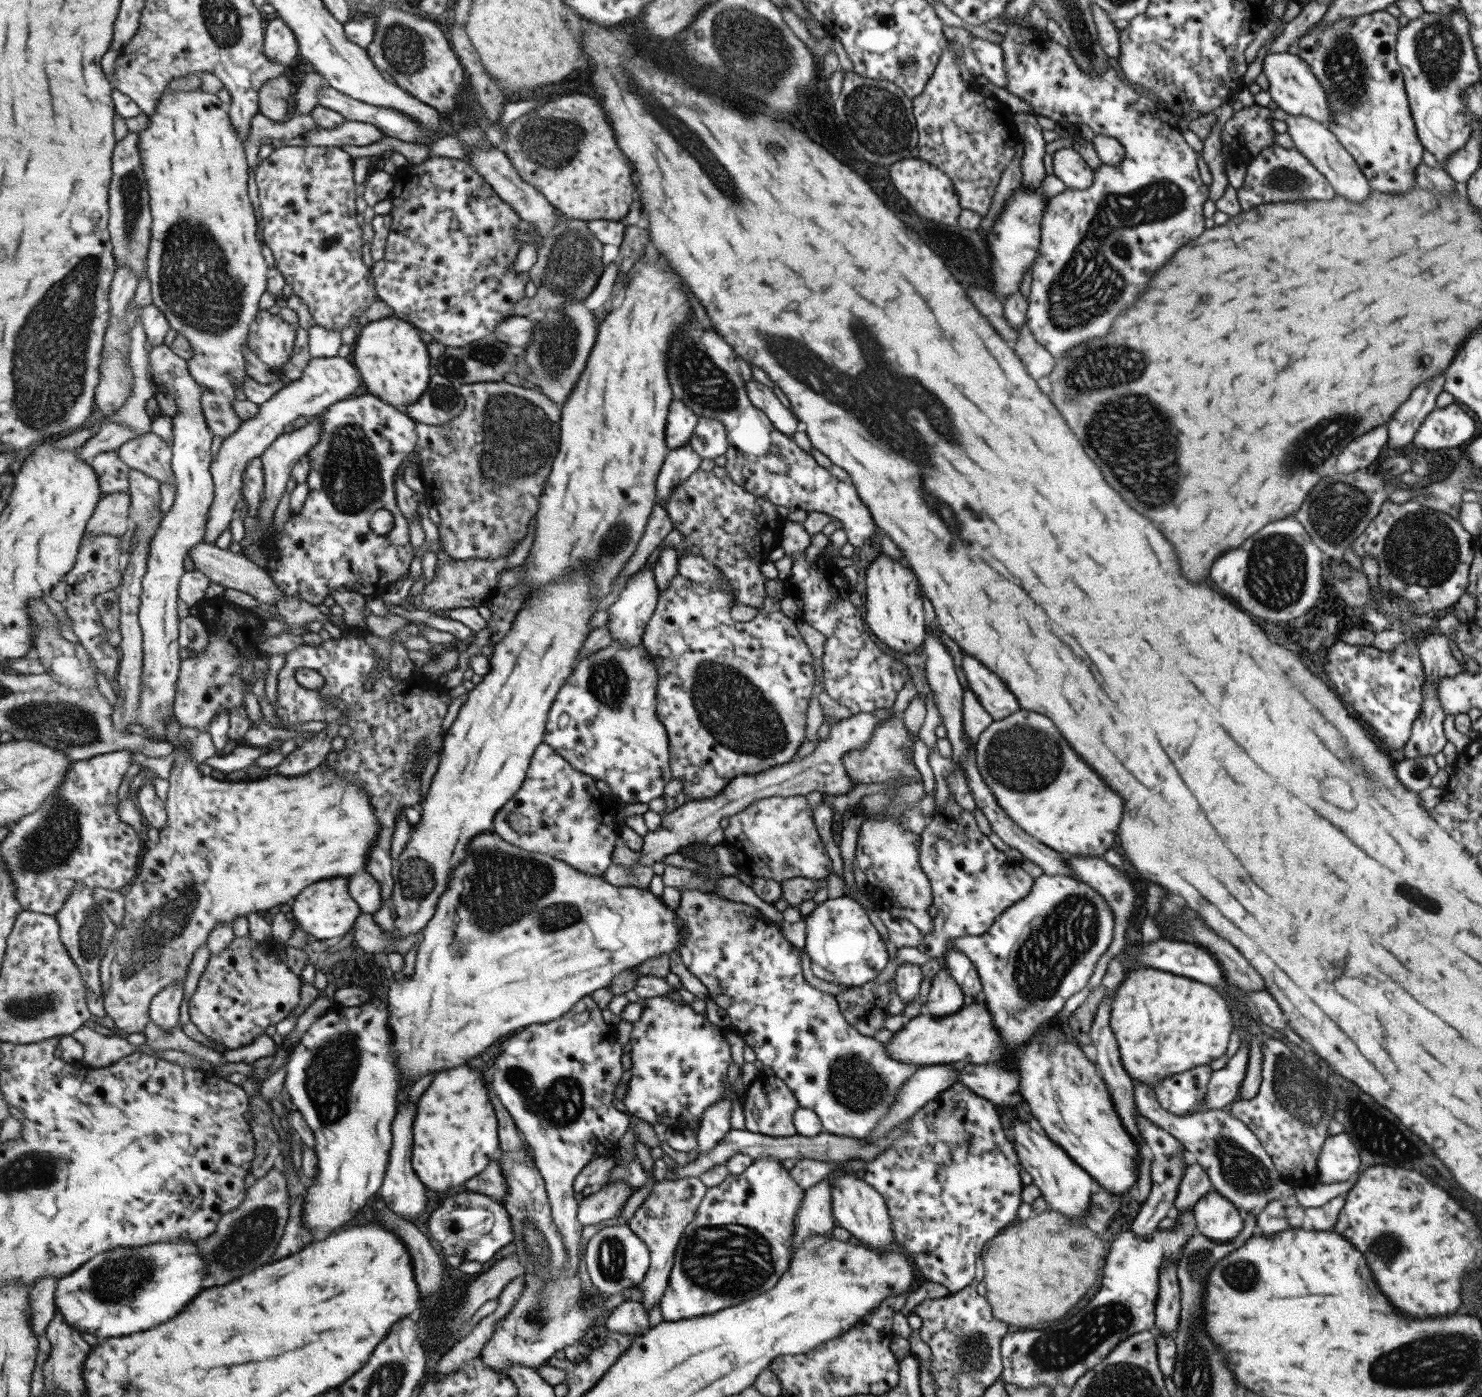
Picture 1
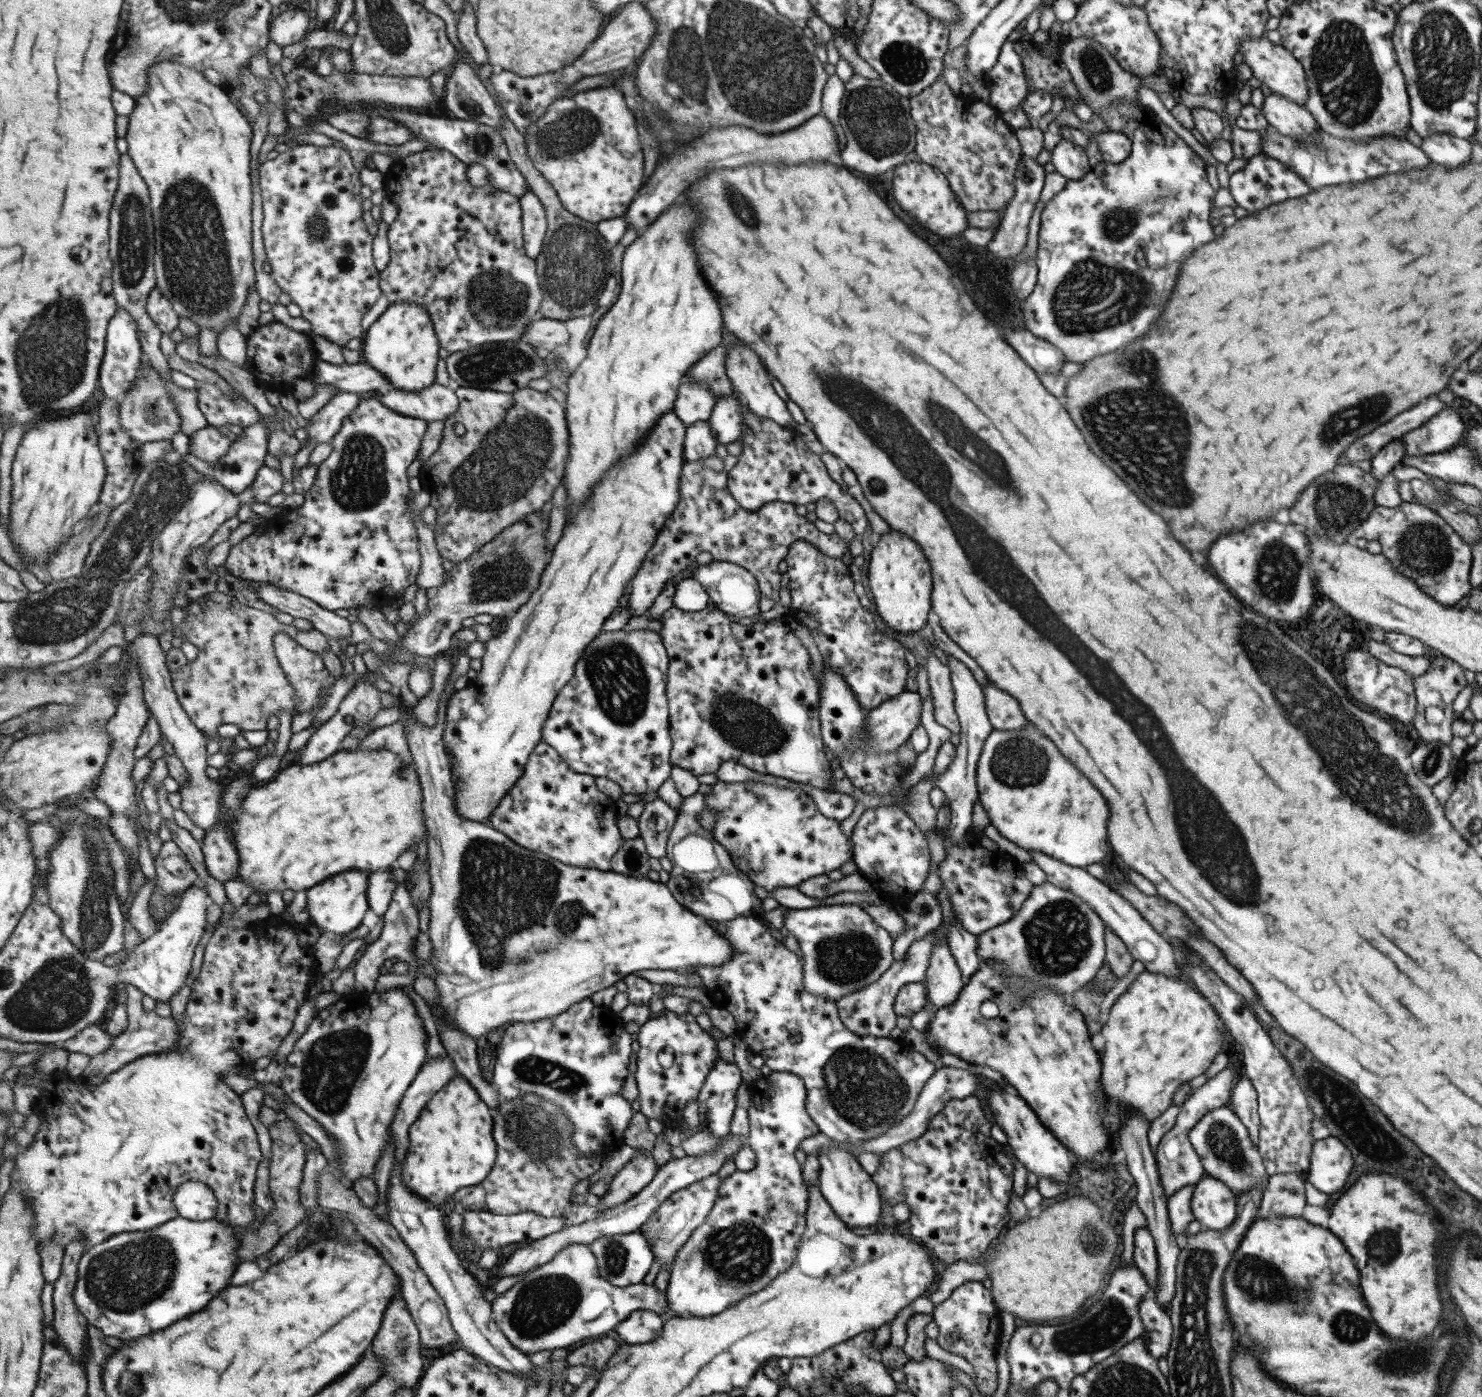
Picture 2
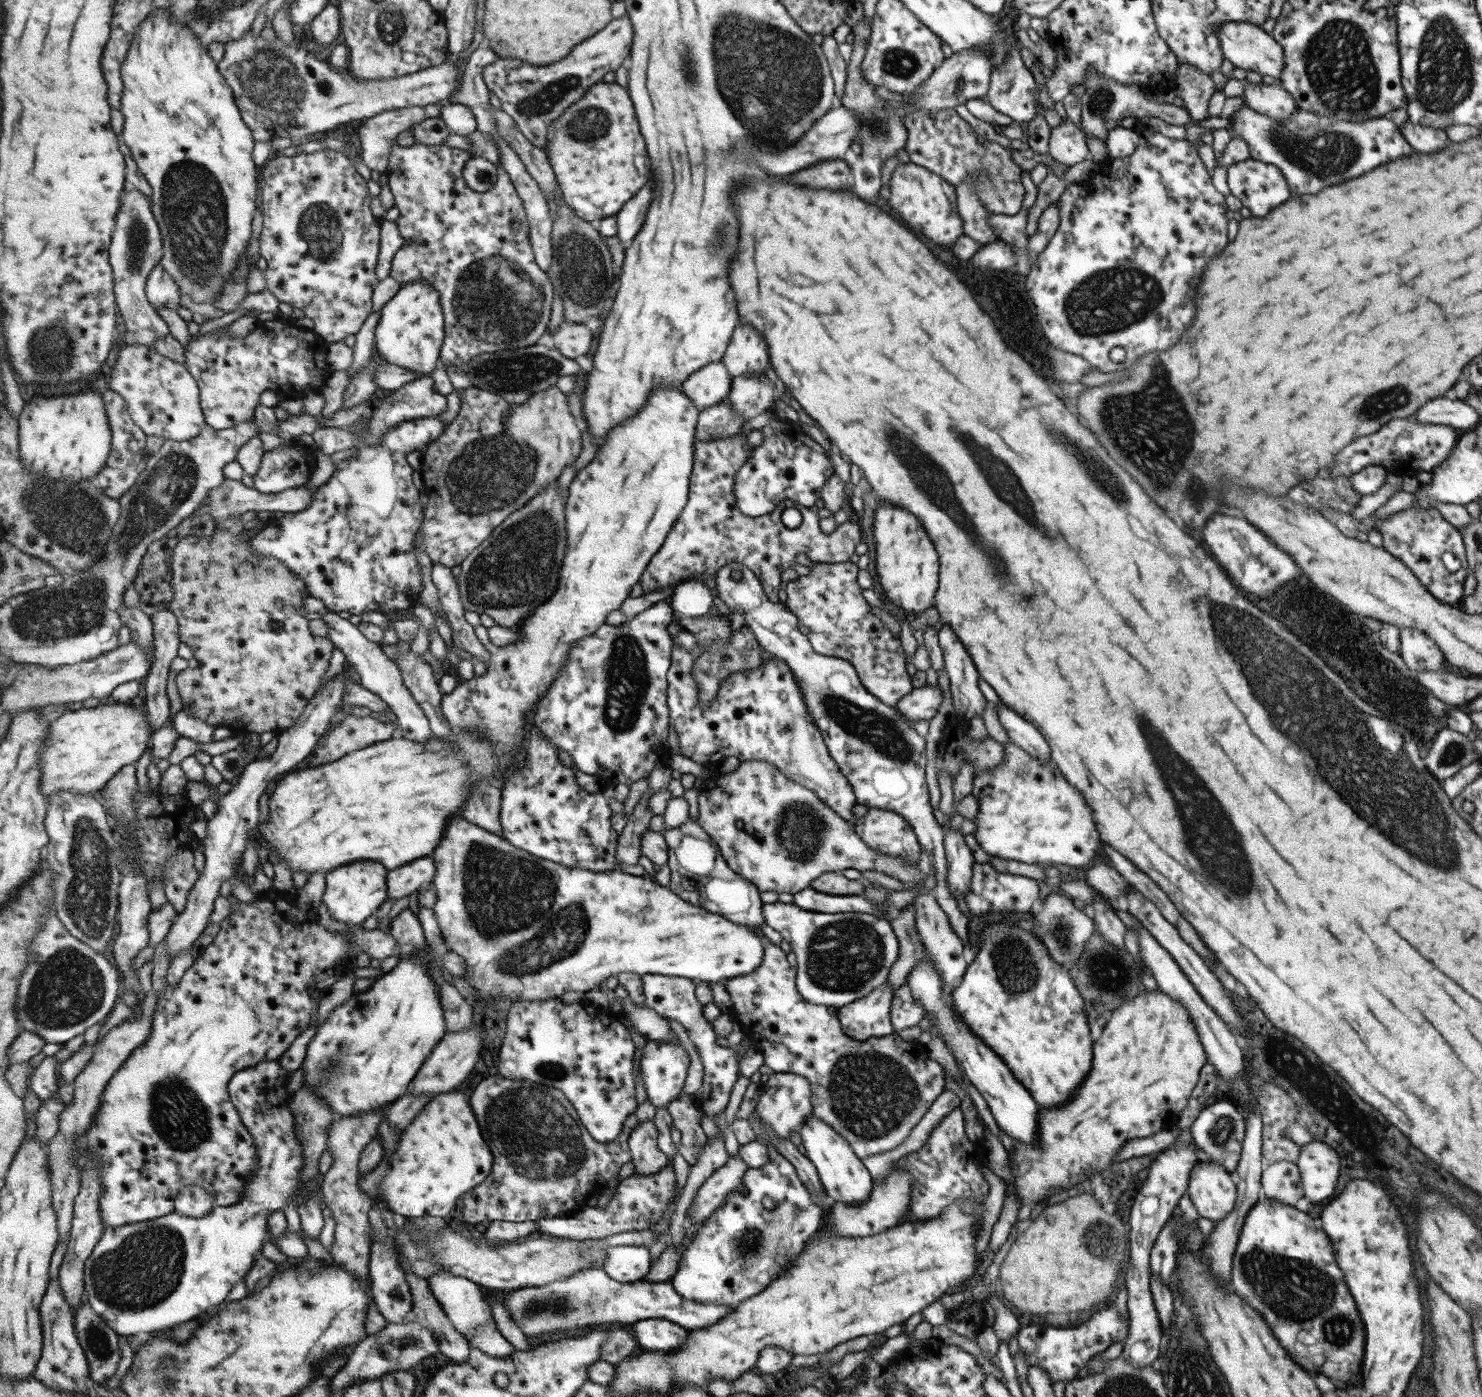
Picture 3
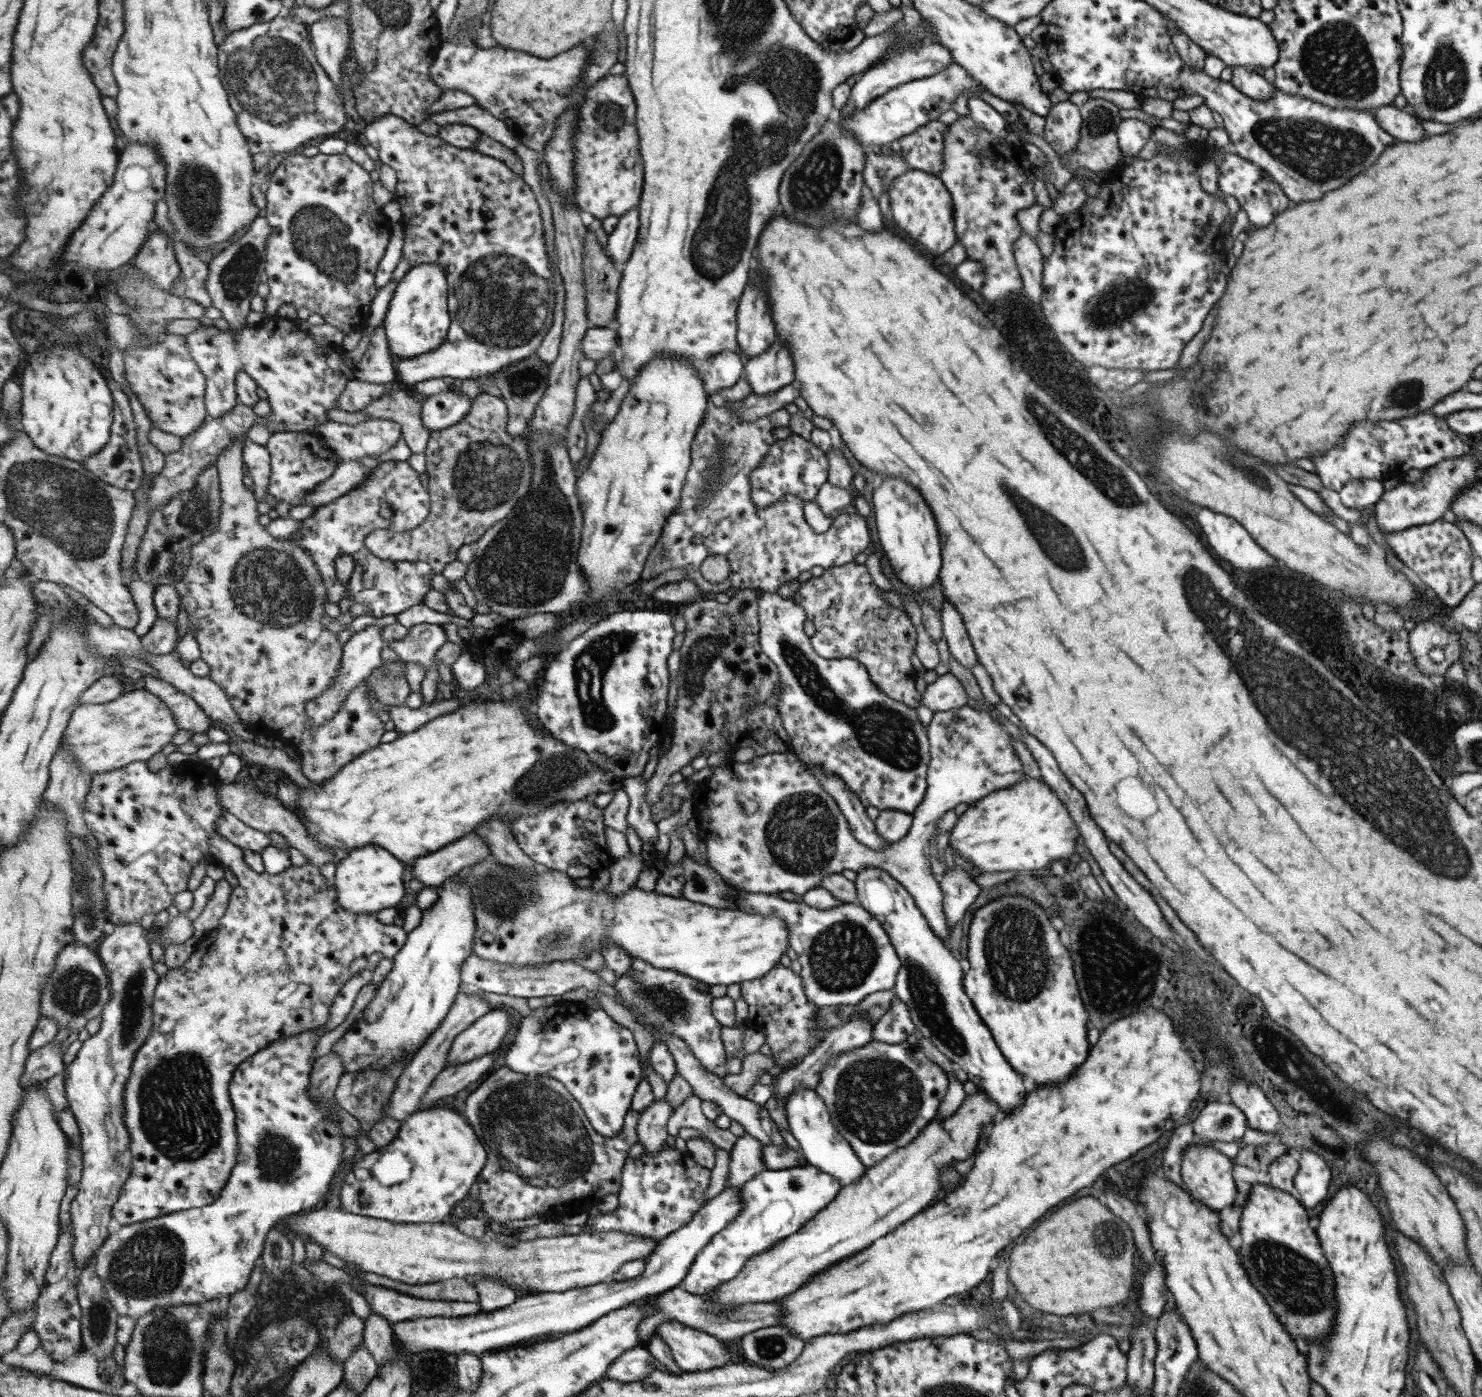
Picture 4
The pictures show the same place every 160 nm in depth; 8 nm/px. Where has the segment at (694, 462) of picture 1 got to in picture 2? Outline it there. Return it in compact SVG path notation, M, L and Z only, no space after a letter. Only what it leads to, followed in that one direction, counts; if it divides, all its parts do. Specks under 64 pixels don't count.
M706 420L697 421L693 426L686 427L682 442L682 457L685 462L699 460L714 454L716 440L708 429Z

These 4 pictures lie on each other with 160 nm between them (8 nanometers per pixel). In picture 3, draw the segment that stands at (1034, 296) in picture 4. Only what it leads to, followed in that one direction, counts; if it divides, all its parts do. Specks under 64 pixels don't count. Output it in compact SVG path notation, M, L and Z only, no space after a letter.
M1027 188L1027 196L1023 202L1023 208L1016 212L1013 216L1005 216L991 213L988 218L988 225L996 234L997 238L1005 241L1012 246L1013 256L1015 256L1015 266L1017 267L1017 274L1019 278L1025 278L1029 269L1032 267L1027 259L1027 239L1028 235L1025 233L1025 212L1028 212L1027 206L1032 206L1035 200L1035 190Z

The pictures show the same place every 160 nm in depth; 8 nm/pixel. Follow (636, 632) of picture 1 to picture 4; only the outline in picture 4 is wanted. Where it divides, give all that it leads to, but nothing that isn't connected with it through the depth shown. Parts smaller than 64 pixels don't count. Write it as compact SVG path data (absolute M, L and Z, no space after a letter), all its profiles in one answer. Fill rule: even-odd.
M742 373L733 386L722 388L707 397L707 408L690 445L690 465L684 478L679 504L667 517L660 540L648 557L643 580L651 580L671 568L682 568L684 579L696 584L703 592L723 593L733 586L736 589L759 589L775 593L781 584L797 578L801 572L811 570L813 566L821 566L823 569L841 566L853 561L853 556L858 552L868 549L869 531L864 517L857 512L851 515L842 513L832 518L828 529L816 534L803 519L803 501L794 494L784 494L765 508L754 506L750 499L748 474L763 460L769 446L776 441L771 437L771 430L776 428L771 427L767 415L751 421L742 420L732 412L730 406L750 394L753 393ZM712 554L724 556L730 566L730 574L723 582L712 583L700 575L699 567L703 559Z

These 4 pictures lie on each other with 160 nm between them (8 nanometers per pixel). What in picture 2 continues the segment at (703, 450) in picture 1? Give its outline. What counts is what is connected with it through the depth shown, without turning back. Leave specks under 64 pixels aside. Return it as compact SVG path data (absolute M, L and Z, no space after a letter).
M723 397L716 400L713 410L706 420L711 436L716 444L729 444L738 438L742 416L738 406L745 401L741 397Z

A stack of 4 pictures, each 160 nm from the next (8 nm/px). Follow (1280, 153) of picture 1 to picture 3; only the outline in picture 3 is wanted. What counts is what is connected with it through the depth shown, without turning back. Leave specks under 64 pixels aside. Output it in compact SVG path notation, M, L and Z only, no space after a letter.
M1251 159L1240 161L1227 166L1226 177L1231 195L1237 198L1242 206L1248 208L1253 217L1265 216L1273 207L1279 206L1291 197L1281 171L1271 164Z

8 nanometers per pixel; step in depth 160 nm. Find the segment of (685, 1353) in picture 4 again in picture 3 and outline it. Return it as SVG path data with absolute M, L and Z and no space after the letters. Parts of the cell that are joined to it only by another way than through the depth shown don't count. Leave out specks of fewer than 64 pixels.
M657 1317L634 1322L628 1330L635 1345L647 1351L678 1350L688 1335L687 1329Z

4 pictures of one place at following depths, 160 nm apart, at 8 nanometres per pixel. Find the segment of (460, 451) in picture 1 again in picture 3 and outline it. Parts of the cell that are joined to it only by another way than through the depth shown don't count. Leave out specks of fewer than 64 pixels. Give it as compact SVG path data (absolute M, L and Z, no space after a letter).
M473 386L457 391L458 394L461 394L462 398L461 410L457 418L446 426L441 436L422 452L419 469L425 491L429 496L429 501L425 508L426 518L420 529L423 537L419 537L418 532L418 536L416 536L416 548L421 546L421 549L425 549L434 564L444 564L449 568L453 568L453 566L457 566L457 564L460 565L482 542L485 542L487 538L492 536L492 532L498 526L504 524L507 517L511 516L513 512L519 511L532 500L532 498L539 496L544 488L553 484L557 478L563 474L563 470L565 470L569 464L574 464L575 460L579 458L581 450L583 450L583 438L581 438L583 434L581 434L581 428L575 424L575 418L573 418L571 412L569 412L569 404L567 404L568 394L563 394L557 387L553 386L546 391L536 392L535 396L531 396L531 400L527 400L527 404L523 404L523 406L512 406L497 393L481 390Z

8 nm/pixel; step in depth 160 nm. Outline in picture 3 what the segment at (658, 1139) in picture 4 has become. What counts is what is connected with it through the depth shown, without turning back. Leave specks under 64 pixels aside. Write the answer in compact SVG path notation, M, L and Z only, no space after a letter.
M653 1120L644 1121L629 1133L628 1150L634 1174L655 1174L668 1164L669 1160L657 1147L657 1129L654 1126Z

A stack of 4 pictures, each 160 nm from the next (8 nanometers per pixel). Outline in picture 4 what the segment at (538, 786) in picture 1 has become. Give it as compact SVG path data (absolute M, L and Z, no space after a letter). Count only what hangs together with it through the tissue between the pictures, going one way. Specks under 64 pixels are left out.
M587 797L575 802L556 802L540 813L522 816L509 823L519 846L541 867L560 870L573 879L593 878L614 860L604 841L602 811L595 806L593 798Z

